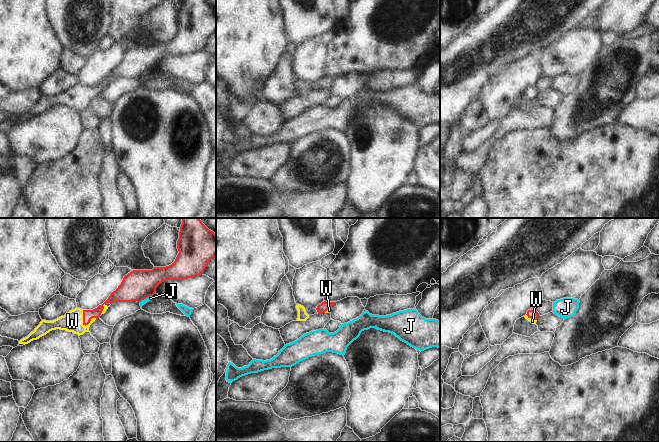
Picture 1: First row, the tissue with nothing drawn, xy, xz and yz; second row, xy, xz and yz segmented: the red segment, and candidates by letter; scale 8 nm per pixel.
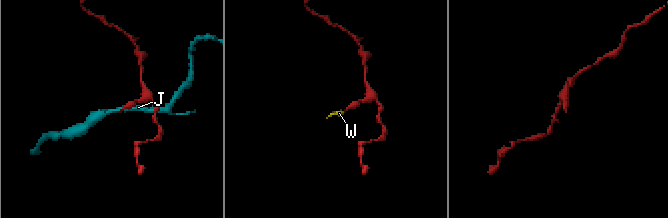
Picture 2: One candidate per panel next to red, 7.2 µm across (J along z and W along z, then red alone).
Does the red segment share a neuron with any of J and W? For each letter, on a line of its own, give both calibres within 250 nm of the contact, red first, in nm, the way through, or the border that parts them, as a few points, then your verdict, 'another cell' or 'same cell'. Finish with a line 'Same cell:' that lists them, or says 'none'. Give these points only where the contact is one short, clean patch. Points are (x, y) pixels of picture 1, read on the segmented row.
J: 240/40 nm | along xy (152, 295), (140, 302) | another cell
W: 80/160 nm | across xy (95, 313), (84, 324), (72, 321) | same cell
Same cell: W

